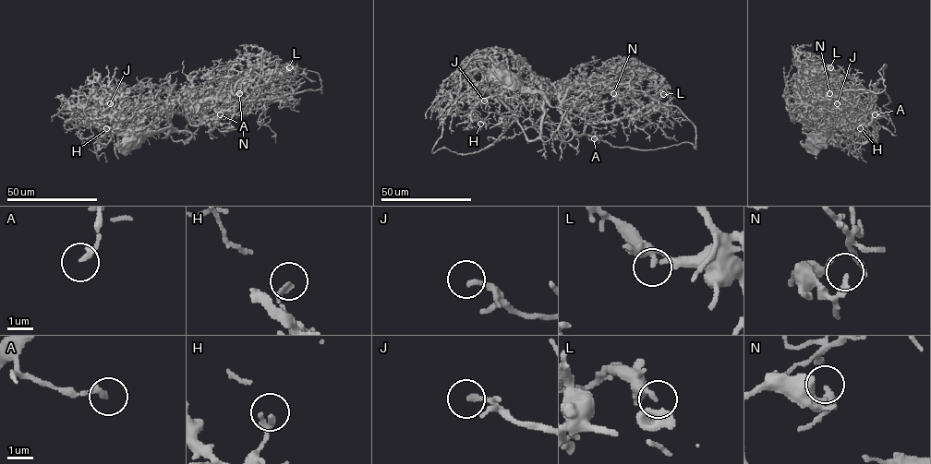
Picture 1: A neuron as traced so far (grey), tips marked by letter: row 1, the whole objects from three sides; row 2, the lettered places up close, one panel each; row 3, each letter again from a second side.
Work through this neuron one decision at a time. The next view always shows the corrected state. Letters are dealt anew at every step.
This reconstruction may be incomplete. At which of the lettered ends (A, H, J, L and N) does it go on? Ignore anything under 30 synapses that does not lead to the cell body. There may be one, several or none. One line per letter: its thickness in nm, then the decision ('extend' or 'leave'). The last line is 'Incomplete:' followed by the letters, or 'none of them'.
A: calibre 190 nm; leave
H: calibre 200 nm; leave
J: calibre 200 nm; leave
L: calibre 160 nm; leave
N: calibre 240 nm; leave
Incomplete: none of them

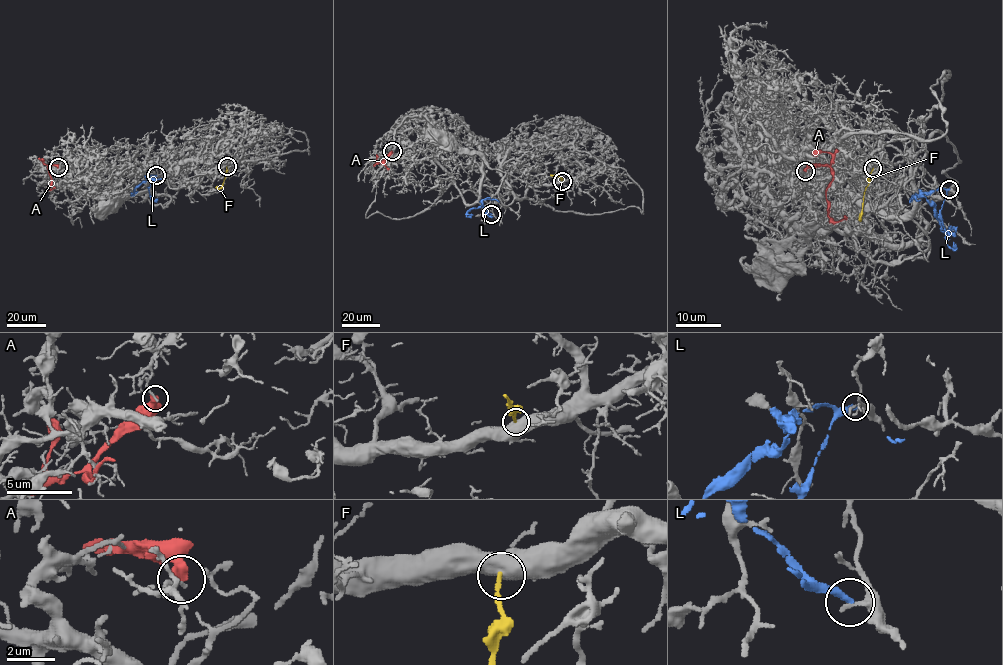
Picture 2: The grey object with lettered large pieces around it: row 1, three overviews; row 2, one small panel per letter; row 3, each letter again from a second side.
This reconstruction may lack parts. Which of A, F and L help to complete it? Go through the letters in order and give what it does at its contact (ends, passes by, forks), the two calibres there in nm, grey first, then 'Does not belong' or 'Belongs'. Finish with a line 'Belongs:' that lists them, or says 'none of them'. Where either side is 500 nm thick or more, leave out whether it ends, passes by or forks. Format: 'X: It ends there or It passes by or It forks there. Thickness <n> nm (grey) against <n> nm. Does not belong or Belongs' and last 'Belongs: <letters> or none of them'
A: Thickness 160 nm (grey) against 500 nm. Does not belong
F: Thickness 900 nm (grey) against 150 nm. Does not belong
L: It ends there. Thickness 280 nm (grey) against 320 nm. Does not belong
Belongs: none of them

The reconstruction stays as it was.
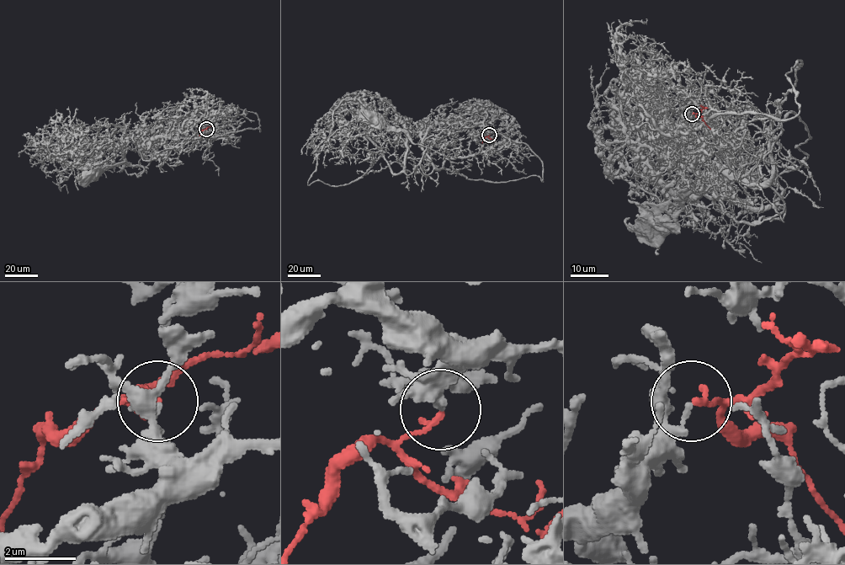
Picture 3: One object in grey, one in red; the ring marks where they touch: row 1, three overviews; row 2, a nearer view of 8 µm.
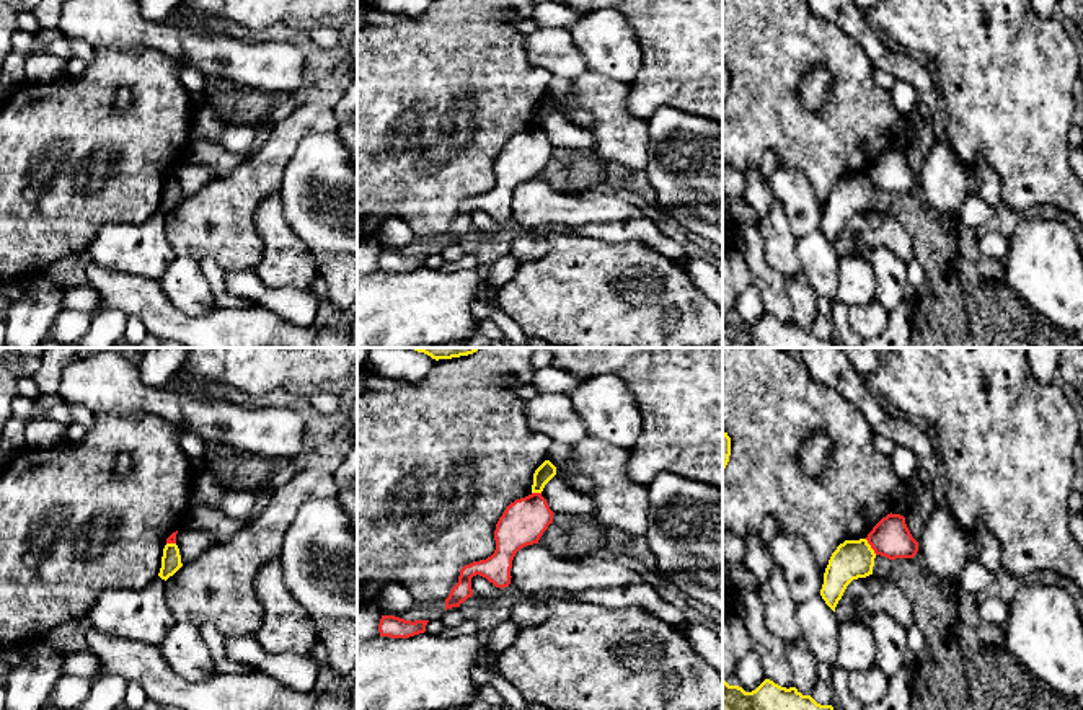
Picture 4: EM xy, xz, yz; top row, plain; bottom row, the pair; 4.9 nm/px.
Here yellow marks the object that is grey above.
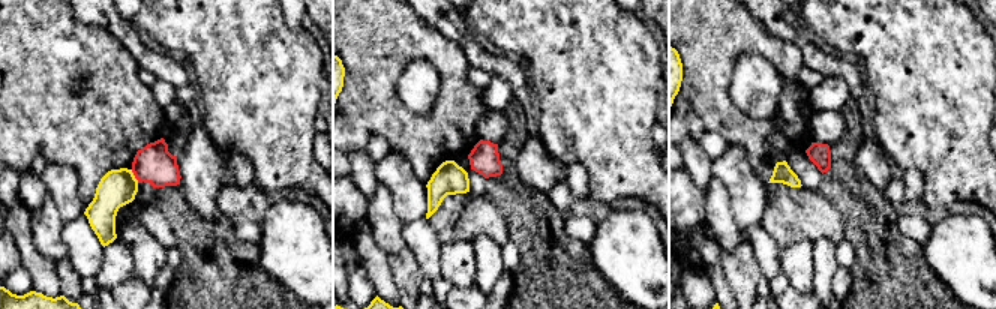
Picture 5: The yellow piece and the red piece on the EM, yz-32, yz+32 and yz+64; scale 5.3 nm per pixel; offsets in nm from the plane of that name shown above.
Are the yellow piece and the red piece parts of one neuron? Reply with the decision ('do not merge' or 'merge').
do not merge

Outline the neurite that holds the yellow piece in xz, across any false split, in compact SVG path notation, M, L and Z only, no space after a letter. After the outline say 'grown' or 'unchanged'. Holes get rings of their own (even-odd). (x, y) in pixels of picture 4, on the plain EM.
M545 95L533 108L532 127L542 127L545 119L556 109L556 101Z; unchanged

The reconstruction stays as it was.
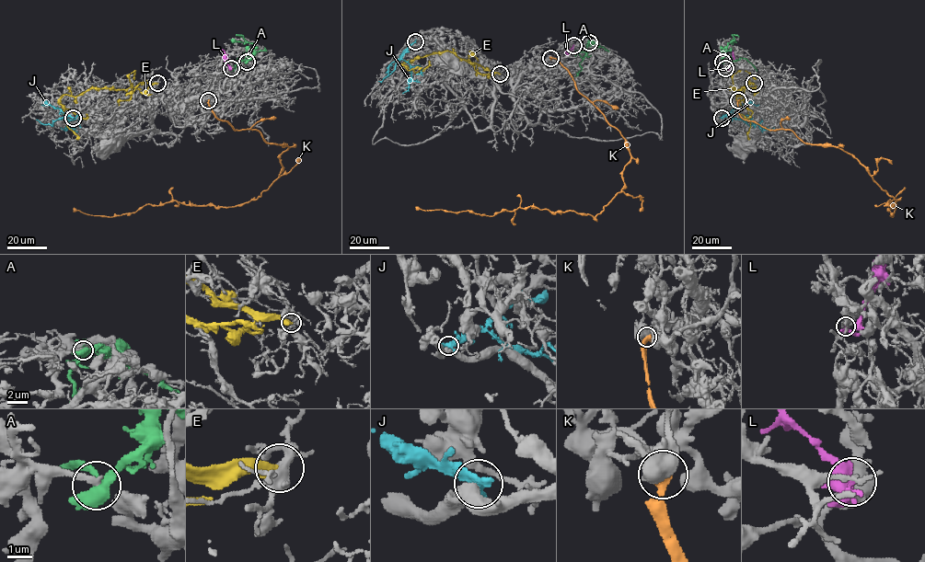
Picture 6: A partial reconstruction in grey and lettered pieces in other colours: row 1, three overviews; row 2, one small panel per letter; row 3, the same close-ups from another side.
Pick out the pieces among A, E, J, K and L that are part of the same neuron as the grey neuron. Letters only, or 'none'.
none

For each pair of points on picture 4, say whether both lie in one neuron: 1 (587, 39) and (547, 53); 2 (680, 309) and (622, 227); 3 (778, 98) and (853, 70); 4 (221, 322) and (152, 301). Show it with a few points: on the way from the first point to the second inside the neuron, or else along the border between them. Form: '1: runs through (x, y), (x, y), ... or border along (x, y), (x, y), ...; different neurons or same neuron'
1: border along (565, 28), (573, 44), (583, 54), (587, 69); different neurons
2: border along (591, 239), (604, 242), (640, 240), (664, 257); different neurons
3: runs through (788, 77), (806, 59), (832, 59); same neuron
4: runs through (204, 325), (176, 325), (168, 317); same neuron

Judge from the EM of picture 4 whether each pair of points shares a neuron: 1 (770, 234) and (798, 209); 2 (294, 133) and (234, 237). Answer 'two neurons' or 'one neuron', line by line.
1: two neurons
2: one neuron

